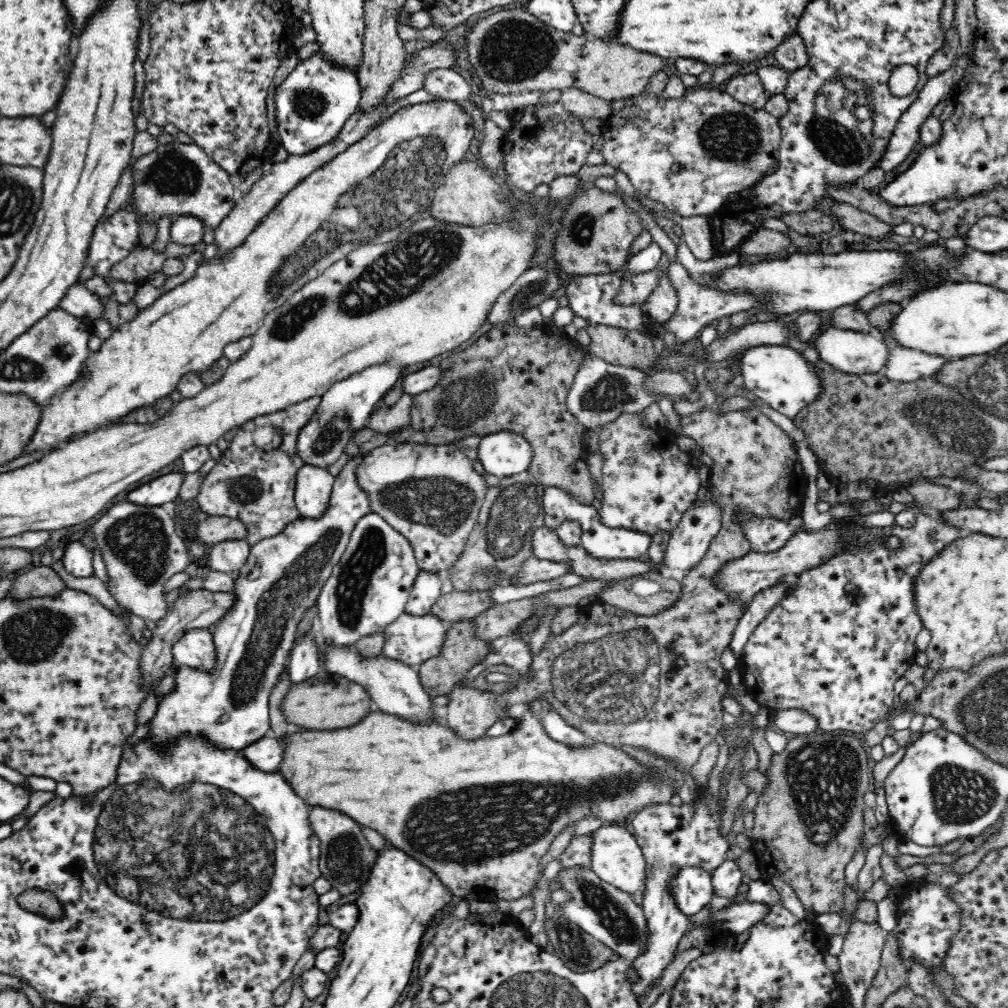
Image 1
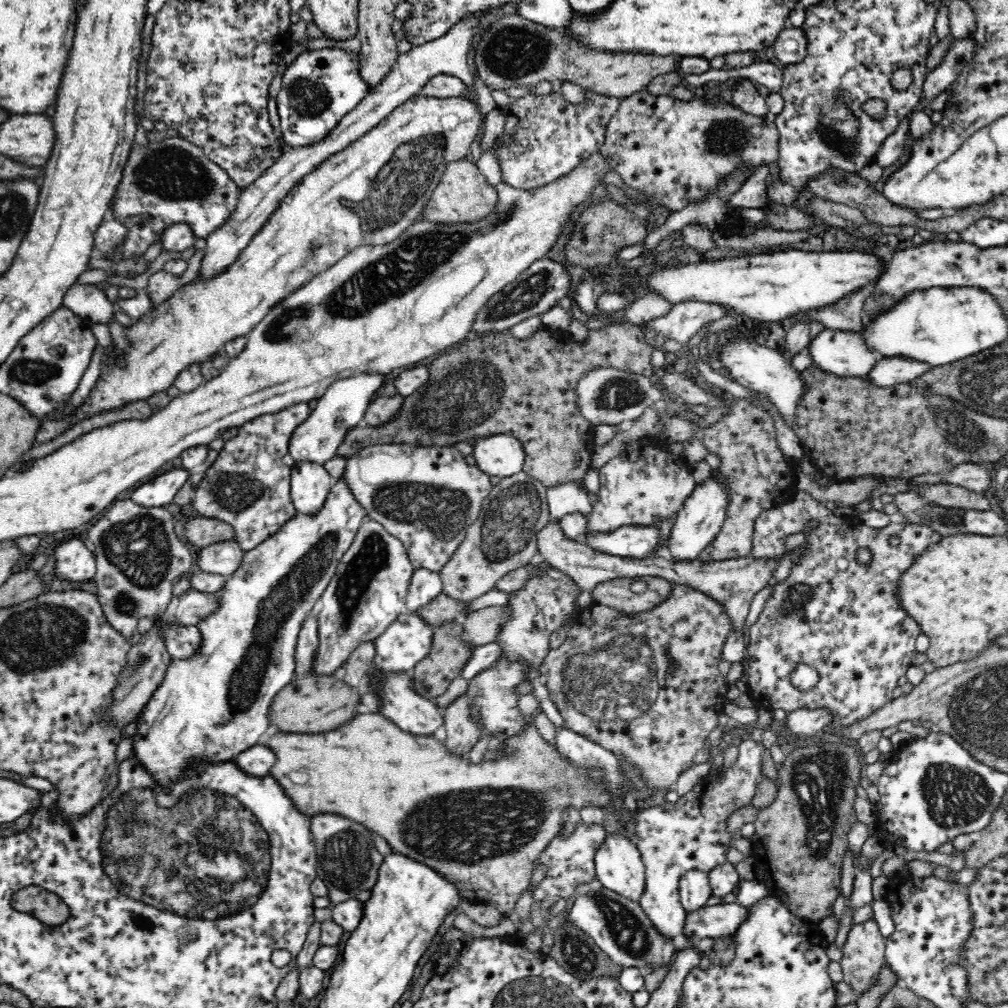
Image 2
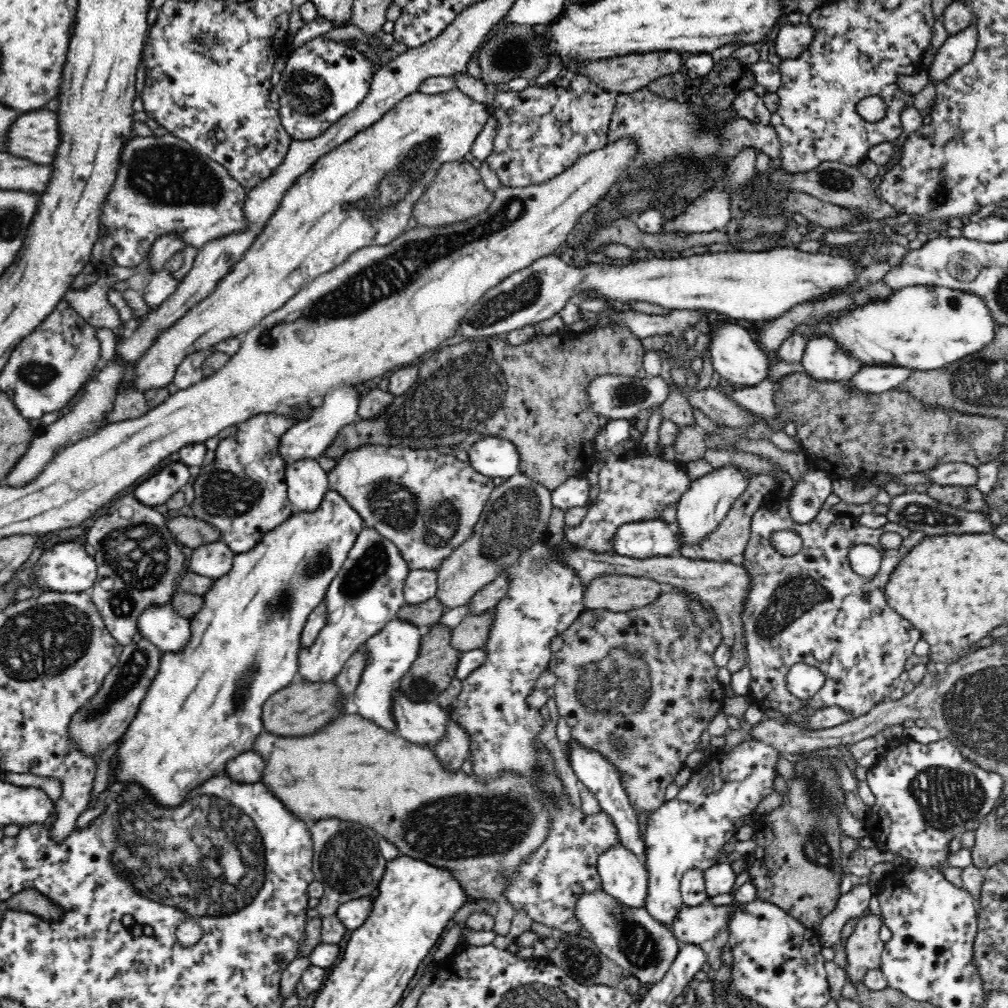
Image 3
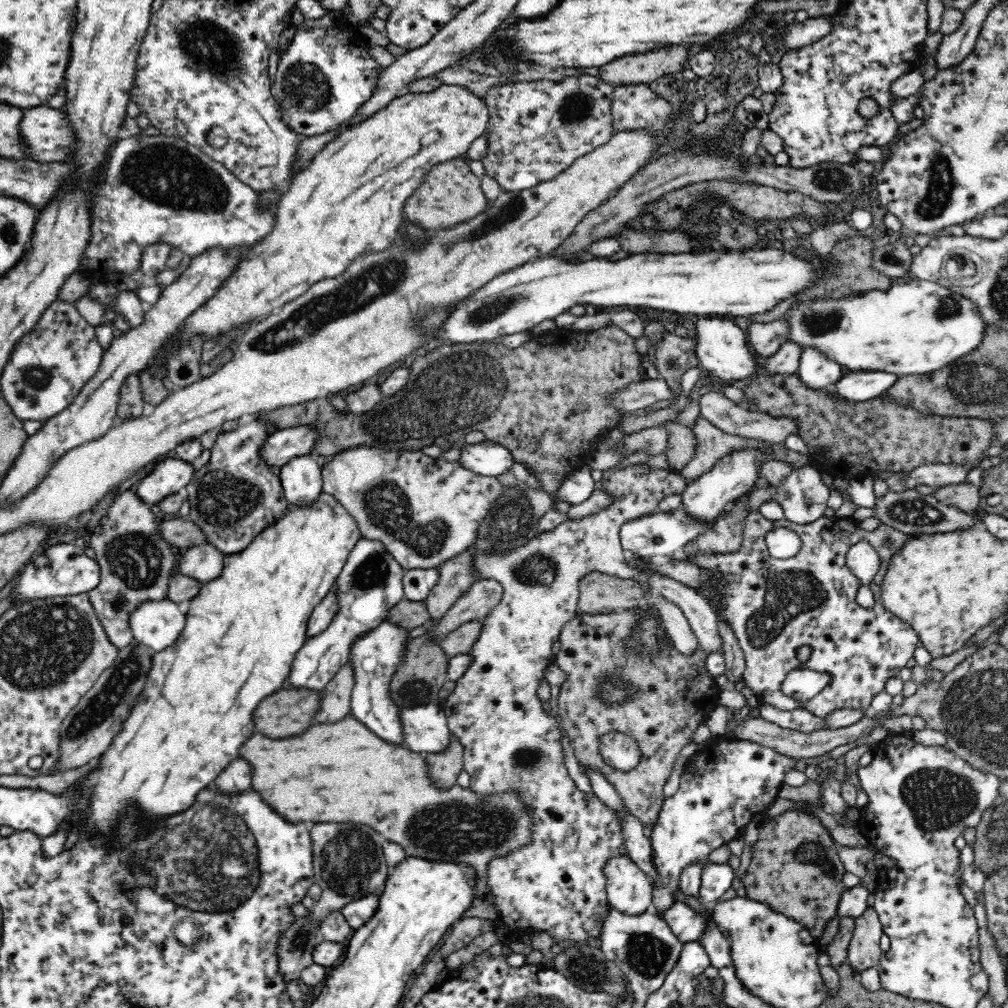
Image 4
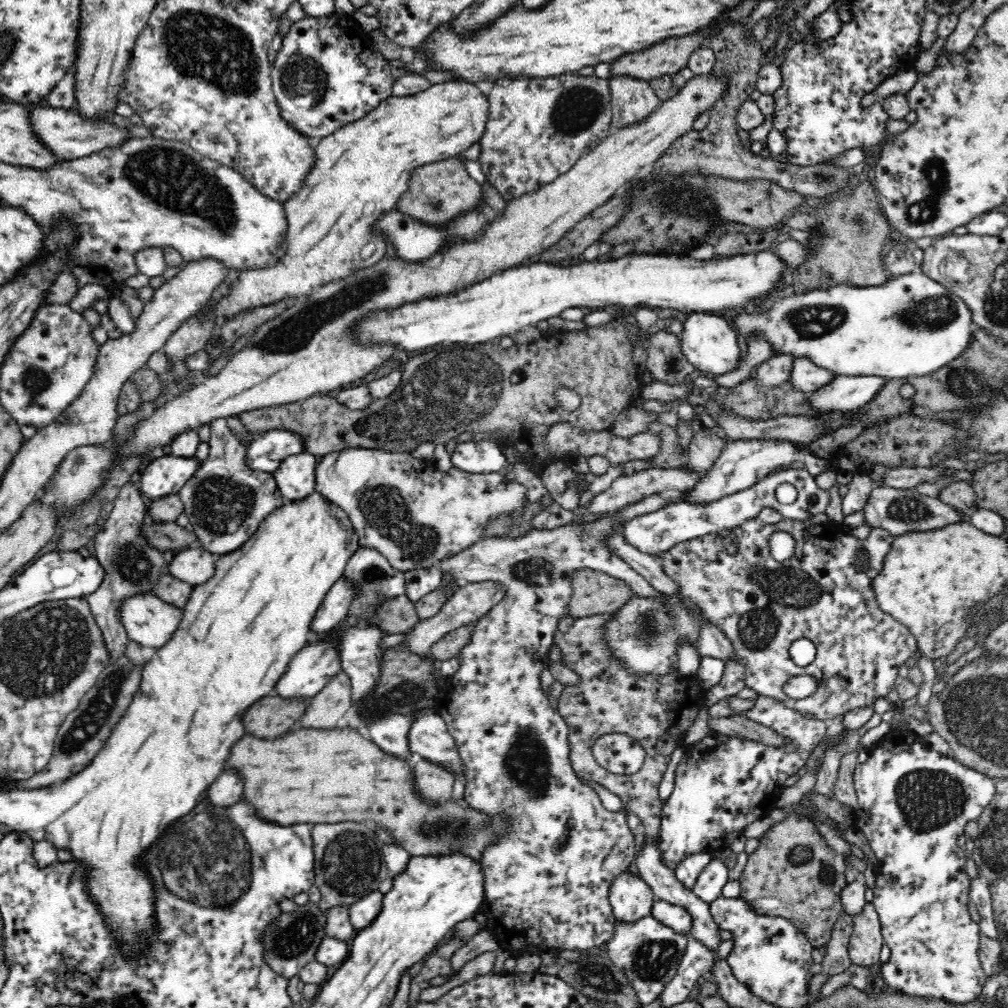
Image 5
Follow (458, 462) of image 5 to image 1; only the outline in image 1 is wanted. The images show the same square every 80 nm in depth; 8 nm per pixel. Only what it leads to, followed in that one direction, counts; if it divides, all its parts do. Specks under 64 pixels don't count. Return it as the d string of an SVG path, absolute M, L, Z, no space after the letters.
M500 431L481 437L478 458L488 474L500 479L526 471L532 462L530 443L520 434Z

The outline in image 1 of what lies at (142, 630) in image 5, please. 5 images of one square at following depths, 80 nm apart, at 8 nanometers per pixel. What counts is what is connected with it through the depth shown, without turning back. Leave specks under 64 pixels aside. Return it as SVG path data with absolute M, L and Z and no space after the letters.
M190 628L172 644L173 661L204 671L215 668L214 641L207 628Z

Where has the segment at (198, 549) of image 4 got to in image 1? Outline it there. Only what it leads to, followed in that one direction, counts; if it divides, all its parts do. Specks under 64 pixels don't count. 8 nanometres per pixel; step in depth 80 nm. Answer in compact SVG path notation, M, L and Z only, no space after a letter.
M244 539L225 540L210 545L203 565L212 571L235 574L246 562L250 549Z

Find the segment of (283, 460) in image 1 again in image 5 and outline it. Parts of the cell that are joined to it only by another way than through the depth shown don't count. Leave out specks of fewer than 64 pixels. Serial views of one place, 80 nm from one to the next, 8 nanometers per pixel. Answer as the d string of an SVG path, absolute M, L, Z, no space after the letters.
M226 416L214 418L214 420L210 422L209 428L209 456L201 462L201 465L192 475L192 478L190 478L176 494L182 499L183 513L188 518L189 529L194 531L194 535L196 535L196 545L218 556L238 550L238 548L256 532L258 524L260 524L266 516L270 515L272 510L280 508L286 500L280 494L272 473L252 471L252 469L246 465L244 458L247 454L248 444L240 443L240 441L238 441L239 438L230 433Z

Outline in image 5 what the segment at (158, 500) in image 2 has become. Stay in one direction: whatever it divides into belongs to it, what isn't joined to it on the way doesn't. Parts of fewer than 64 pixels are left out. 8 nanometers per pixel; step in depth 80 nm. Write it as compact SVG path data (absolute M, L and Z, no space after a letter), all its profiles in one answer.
M163 455L156 458L141 472L138 486L145 500L176 494L192 478L201 465L194 457Z

